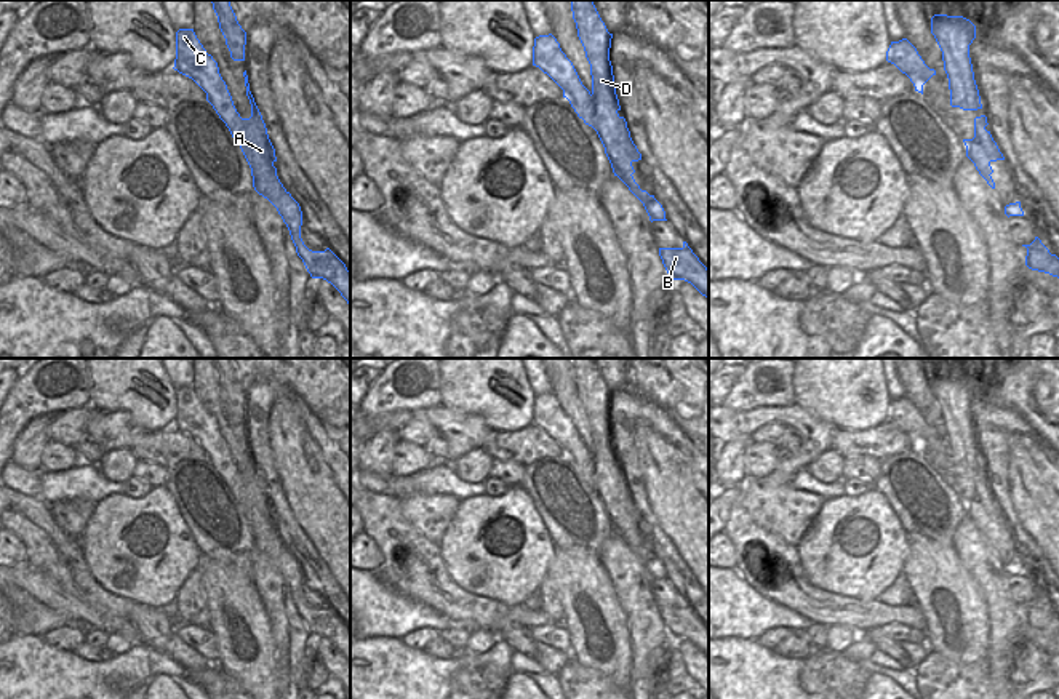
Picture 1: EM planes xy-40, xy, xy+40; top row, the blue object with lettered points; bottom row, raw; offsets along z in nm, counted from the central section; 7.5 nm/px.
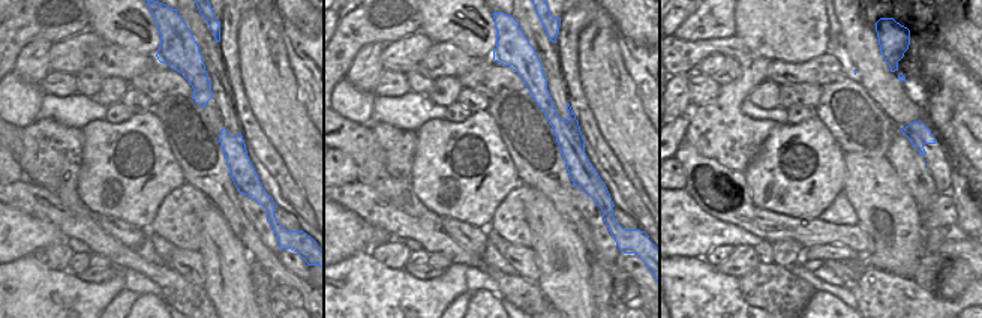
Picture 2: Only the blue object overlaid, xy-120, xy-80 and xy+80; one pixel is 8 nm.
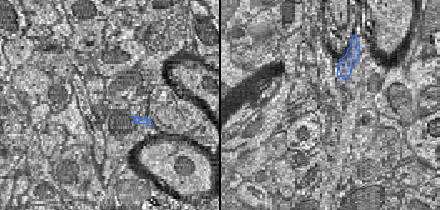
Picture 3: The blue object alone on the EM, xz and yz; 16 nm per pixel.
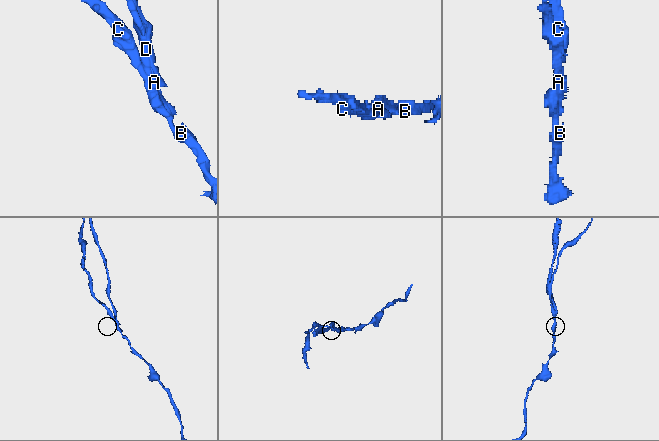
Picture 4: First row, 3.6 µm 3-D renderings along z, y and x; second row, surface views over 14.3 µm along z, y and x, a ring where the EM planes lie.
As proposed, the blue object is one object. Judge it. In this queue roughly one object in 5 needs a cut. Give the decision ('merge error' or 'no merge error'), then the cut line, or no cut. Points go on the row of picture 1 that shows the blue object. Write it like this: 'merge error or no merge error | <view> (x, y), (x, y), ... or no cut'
merge error | xy (621, 117), (623, 131), (619, 135), (602, 136), (597, 133)

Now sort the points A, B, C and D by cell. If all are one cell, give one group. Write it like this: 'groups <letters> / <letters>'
groups A B C / D

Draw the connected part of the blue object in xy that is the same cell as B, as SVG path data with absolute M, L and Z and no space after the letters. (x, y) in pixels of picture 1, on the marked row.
M683 242L681 248L659 248L659 256L670 278L691 283L709 299L709 269L686 242Z

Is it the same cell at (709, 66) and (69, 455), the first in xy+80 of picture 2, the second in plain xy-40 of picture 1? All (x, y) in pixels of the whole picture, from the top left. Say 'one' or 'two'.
two

